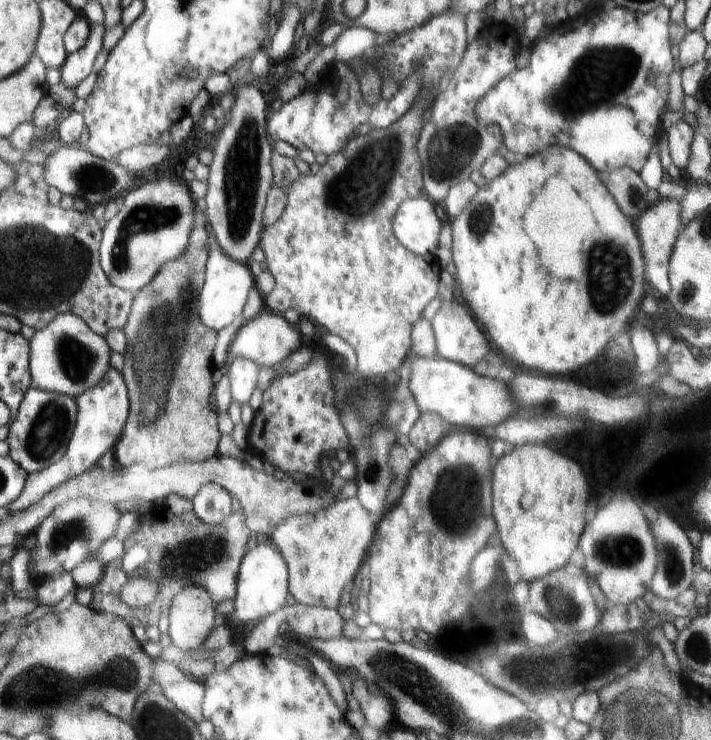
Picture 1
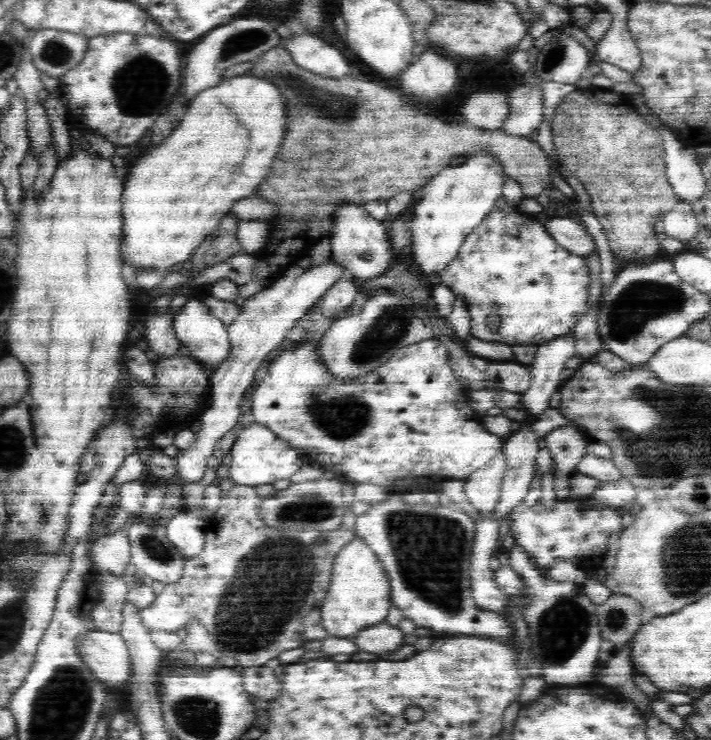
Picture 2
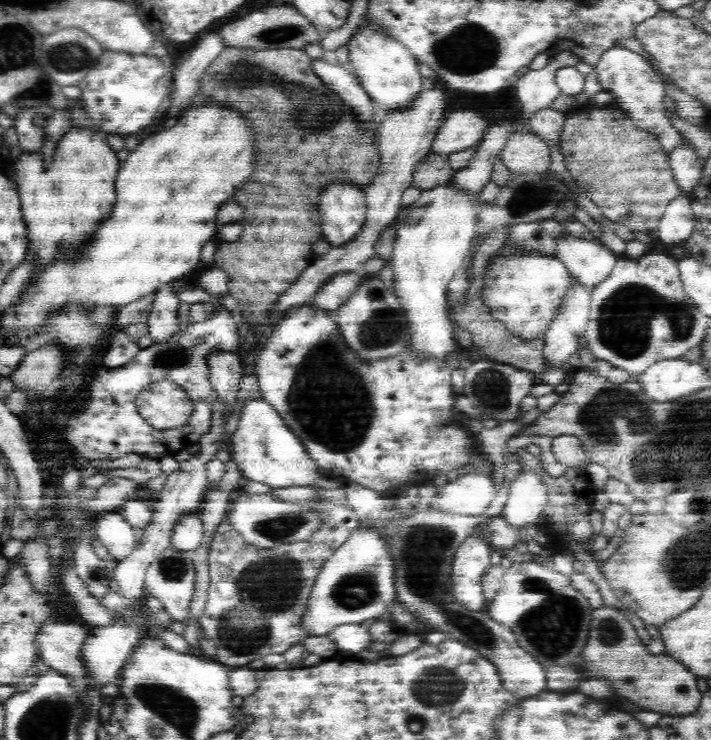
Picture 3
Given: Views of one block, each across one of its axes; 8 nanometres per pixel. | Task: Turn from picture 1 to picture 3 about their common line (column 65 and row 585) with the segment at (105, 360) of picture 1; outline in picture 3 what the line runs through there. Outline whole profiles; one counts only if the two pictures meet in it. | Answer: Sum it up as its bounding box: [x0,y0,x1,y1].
[302,530,397,636]

